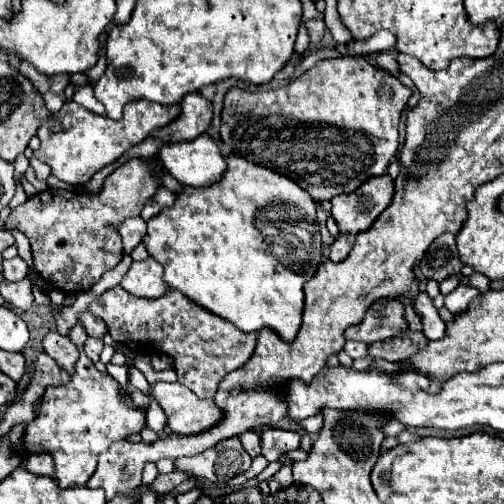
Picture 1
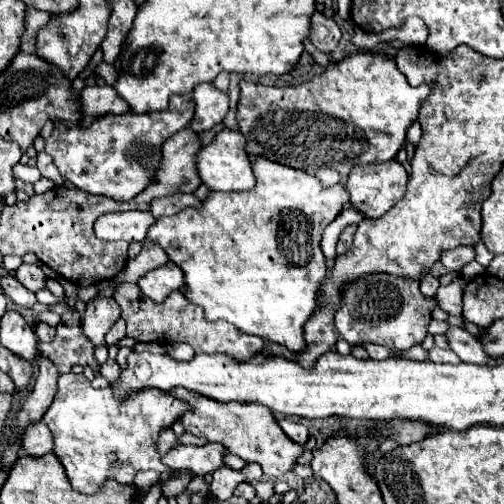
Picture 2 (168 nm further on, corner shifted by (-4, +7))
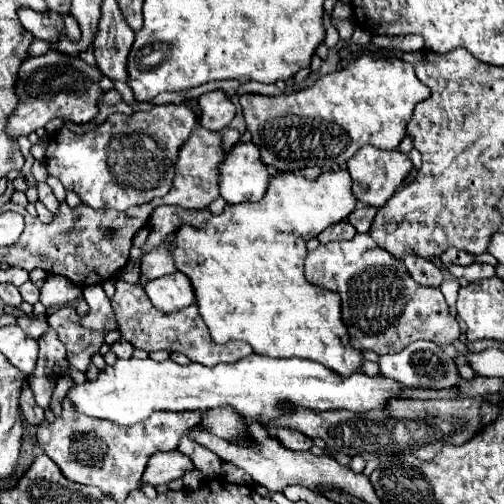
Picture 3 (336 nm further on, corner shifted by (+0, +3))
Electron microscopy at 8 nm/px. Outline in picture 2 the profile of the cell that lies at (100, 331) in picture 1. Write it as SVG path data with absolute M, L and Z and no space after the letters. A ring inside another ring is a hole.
M120 318L120 320L116 320L112 326L110 326L110 330L106 332L106 342L110 344L110 346L114 346L118 340L122 340L126 336L126 326L124 326L124 320Z

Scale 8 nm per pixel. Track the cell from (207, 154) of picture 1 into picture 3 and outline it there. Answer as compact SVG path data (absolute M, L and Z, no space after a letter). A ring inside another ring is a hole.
M252 142L236 144L220 164L220 196L228 204L258 202L266 194L272 174Z

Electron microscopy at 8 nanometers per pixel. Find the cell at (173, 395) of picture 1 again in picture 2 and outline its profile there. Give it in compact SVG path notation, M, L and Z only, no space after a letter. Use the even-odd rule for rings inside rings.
M174 388L174 392L170 392L170 394L182 402L190 404L190 408L192 408L180 416L180 422L182 422L186 432L200 436L200 438L206 438L208 442L220 442L232 454L240 456L246 462L258 462L262 466L264 474L268 474L268 476L276 478L276 476L288 472L296 464L296 458L302 454L302 446L298 446L290 438L286 438L282 428L276 424L270 408L262 408L260 404L218 404L218 400L206 400L206 396L194 396L194 392L184 392L184 388Z

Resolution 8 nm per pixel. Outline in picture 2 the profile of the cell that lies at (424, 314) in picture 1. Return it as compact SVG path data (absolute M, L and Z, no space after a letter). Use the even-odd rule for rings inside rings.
M450 326L450 330L446 332L446 338L448 338L450 350L454 350L462 358L462 362L492 364L492 366L498 364L498 358L486 356L484 350L482 350L482 344L472 334L468 334L464 328Z

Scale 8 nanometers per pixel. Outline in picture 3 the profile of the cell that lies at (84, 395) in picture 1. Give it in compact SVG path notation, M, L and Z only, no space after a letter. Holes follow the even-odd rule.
M64 400L62 408L62 414L54 422L44 420L38 426L38 444L58 464L68 480L98 486L114 496L114 500L124 500L128 492L140 488L140 478L146 470L148 458L156 452L176 450L182 436L204 418L202 412L156 412L140 424L120 426L110 420L80 416L72 410L68 400Z

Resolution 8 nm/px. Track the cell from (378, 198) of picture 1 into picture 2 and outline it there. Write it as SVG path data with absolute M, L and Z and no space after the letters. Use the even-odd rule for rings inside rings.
M388 160L382 164L366 164L366 166L356 166L346 182L346 190L350 194L350 206L356 208L358 212L362 212L366 218L374 220L380 218L386 210L390 210L398 200L402 200L404 192L406 192L406 182L408 182L408 174L404 170L402 164L398 164L396 160Z

